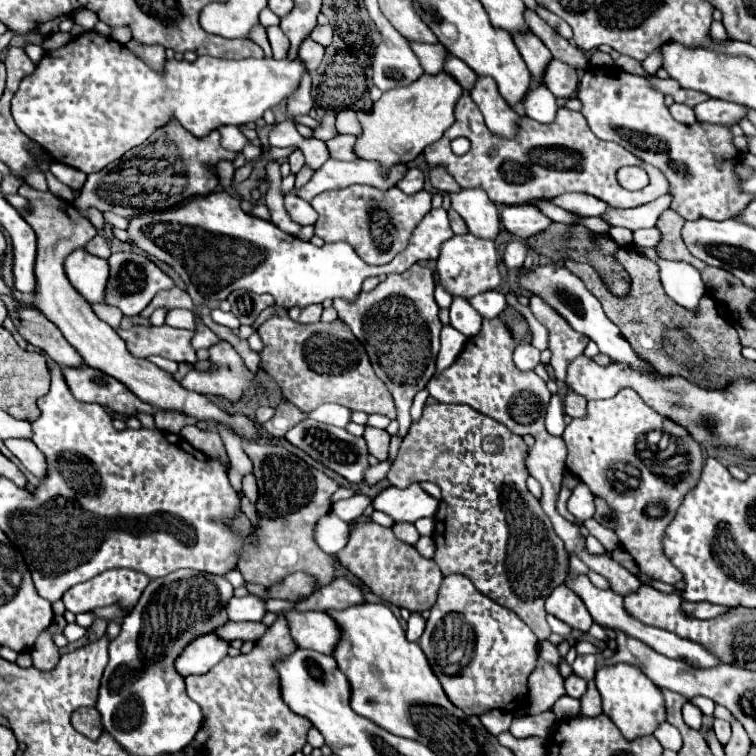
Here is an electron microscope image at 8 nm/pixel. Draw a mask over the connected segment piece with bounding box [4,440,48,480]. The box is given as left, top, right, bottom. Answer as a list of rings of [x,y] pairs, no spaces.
[[[4,440],[4,444],[22,462],[26,470],[30,470],[38,480],[44,480],[48,472],[48,462],[32,440]]]

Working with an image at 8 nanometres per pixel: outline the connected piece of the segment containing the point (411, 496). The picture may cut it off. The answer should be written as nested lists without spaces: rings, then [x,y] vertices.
[[[410,484],[408,488],[388,486],[374,498],[372,506],[390,514],[394,522],[416,522],[418,518],[434,516],[438,510],[438,500],[426,494],[420,484]]]

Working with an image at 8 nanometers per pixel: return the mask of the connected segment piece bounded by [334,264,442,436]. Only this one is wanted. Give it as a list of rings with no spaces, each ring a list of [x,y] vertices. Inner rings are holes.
[[[414,264],[414,268],[408,268],[402,274],[388,274],[374,290],[360,292],[352,304],[348,304],[348,300],[334,300],[338,318],[346,322],[354,336],[364,344],[376,376],[388,386],[396,400],[400,436],[406,436],[412,424],[412,398],[432,378],[440,350],[442,324],[438,320],[440,308],[434,300],[434,288],[434,272]]]

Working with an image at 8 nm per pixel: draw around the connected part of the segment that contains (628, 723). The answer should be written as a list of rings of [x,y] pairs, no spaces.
[[[630,664],[602,666],[596,672],[596,688],[602,696],[604,714],[610,716],[610,720],[620,728],[620,732],[628,740],[634,740],[644,734],[652,734],[656,726],[666,720],[664,698],[660,688],[656,688],[656,684],[648,680],[648,676],[644,676],[638,668],[632,668]]]

